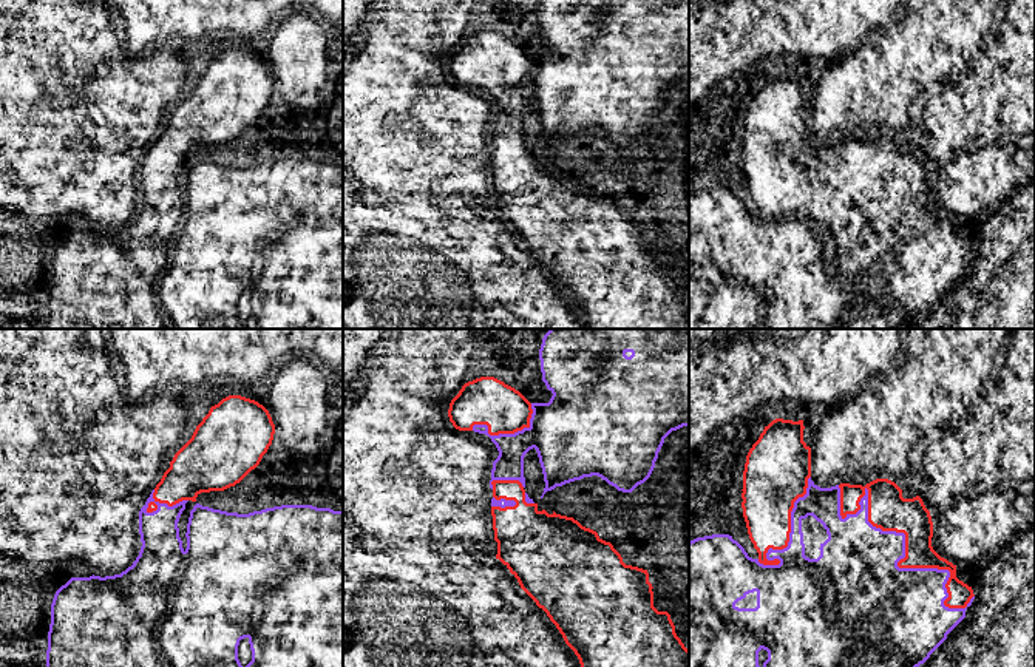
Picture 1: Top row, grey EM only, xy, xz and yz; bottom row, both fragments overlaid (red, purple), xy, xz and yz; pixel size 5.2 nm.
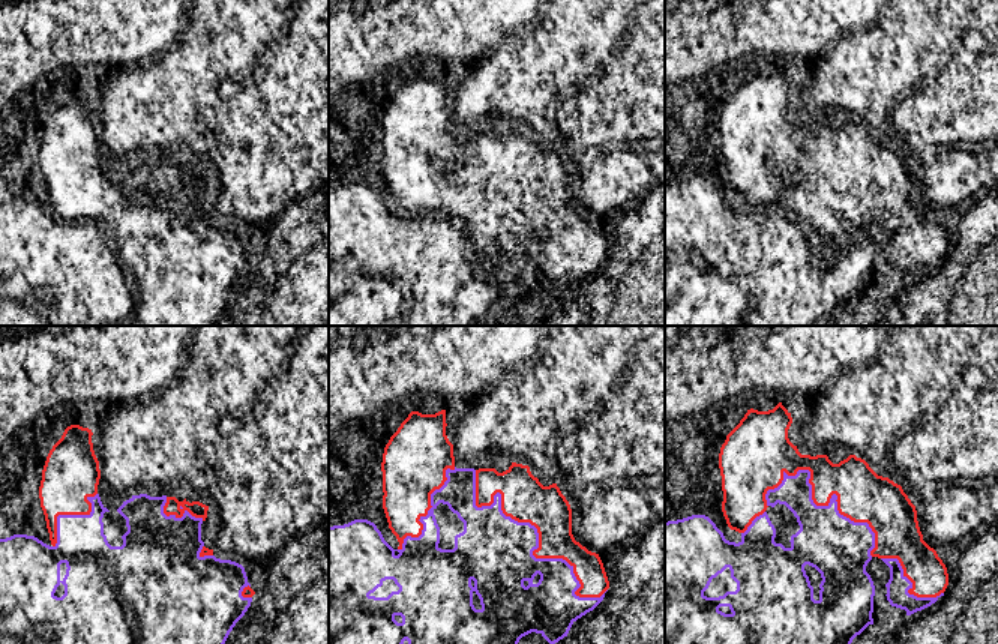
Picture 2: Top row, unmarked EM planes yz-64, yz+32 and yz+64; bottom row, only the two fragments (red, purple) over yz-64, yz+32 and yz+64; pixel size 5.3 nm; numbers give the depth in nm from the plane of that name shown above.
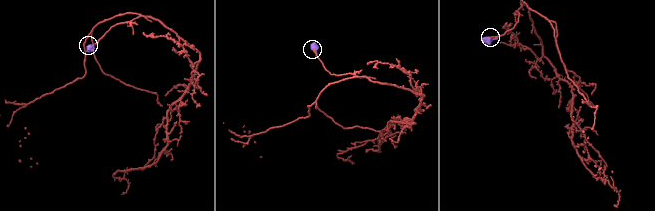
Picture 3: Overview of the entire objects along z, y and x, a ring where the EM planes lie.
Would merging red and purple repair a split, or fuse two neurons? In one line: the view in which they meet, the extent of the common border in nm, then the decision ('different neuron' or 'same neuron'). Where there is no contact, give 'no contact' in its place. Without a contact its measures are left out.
yz | 950 nm | different neuron

